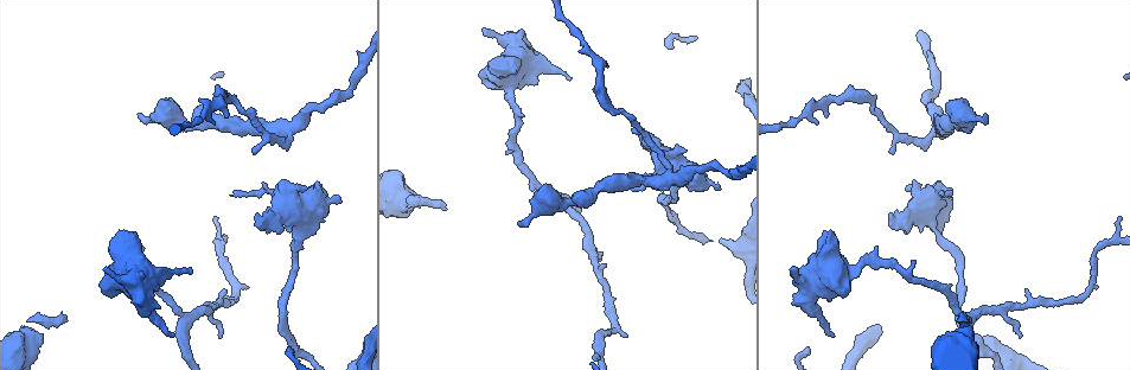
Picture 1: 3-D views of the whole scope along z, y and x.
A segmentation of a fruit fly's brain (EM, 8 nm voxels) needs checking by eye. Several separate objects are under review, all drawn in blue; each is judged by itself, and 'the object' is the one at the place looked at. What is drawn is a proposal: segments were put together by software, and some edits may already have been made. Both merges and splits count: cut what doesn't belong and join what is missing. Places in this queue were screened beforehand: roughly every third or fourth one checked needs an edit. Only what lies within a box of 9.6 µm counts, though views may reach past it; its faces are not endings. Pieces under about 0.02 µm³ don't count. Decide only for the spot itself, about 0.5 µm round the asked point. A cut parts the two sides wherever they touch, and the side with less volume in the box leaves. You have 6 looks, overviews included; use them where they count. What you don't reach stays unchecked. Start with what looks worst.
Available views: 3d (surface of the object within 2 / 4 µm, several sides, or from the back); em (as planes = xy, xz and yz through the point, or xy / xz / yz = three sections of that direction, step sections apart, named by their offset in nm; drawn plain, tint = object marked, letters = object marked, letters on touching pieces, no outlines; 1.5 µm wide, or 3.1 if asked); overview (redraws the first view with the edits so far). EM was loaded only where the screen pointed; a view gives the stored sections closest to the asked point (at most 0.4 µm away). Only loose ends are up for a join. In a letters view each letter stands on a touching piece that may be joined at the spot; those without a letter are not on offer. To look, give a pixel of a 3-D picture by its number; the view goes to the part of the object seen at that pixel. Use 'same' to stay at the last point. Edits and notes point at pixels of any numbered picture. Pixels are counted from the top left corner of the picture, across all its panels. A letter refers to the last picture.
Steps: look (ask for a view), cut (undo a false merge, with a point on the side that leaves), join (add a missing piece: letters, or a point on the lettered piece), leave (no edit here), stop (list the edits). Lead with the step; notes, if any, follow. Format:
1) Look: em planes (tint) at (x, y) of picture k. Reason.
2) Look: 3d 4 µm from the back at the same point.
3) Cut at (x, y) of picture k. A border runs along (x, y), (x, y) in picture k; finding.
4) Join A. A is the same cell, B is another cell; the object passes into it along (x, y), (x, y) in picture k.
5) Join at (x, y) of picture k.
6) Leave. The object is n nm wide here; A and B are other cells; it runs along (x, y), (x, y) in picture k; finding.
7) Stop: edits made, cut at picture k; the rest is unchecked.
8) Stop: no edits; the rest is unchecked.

Look: em planes (letters) at (66, 320) of picture 1. An open end.

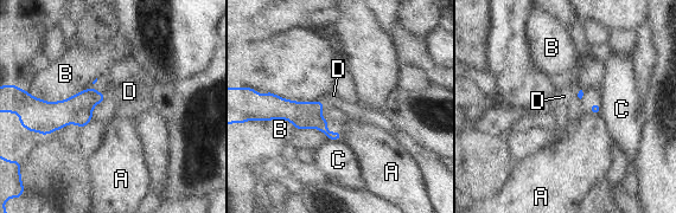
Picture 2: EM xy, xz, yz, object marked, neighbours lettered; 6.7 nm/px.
Join D. D is the same cell, A, B and C are other cells; the object passes into it along (77, 109), (104, 96), (129, 91) in picture 2; it goes on there.

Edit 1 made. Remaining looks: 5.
Look: em xz step 4 (plain) at (220, 336) of picture 1. Thin end.

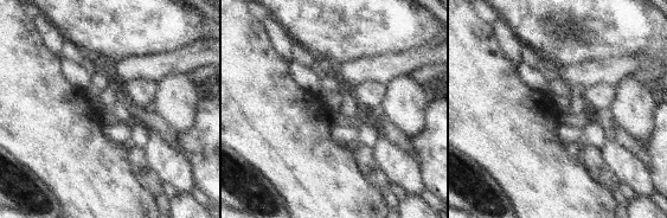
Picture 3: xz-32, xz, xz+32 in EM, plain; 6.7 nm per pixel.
Look: em xz step 4 (letters) at the same point. See the neighbours.

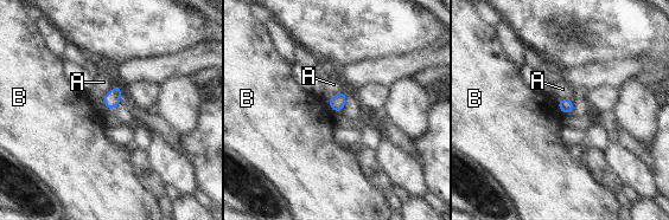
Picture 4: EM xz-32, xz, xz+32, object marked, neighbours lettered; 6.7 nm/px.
Leave. The object is 90 nm wide here; A and B are other cells; a border runs along (556, 105), (564, 112) in picture 4; no lettered piece goes on from it.

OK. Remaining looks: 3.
Stop: edits made, join at picture 2; the rest is unchecked.

